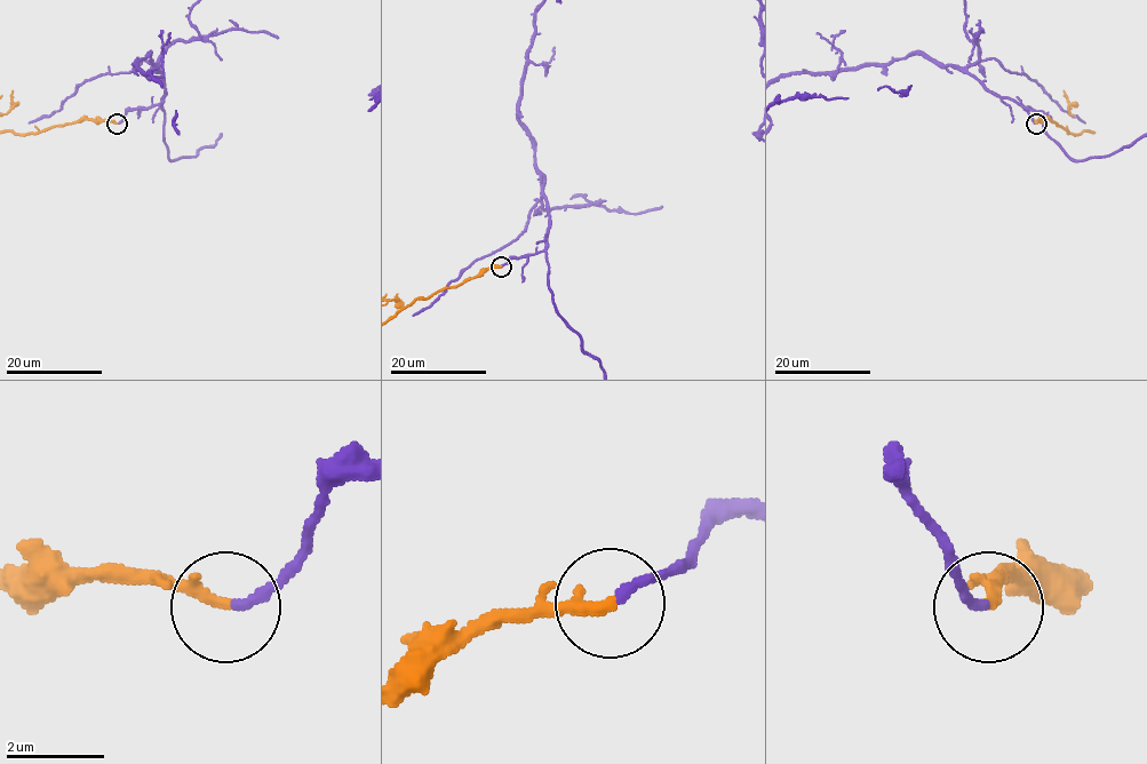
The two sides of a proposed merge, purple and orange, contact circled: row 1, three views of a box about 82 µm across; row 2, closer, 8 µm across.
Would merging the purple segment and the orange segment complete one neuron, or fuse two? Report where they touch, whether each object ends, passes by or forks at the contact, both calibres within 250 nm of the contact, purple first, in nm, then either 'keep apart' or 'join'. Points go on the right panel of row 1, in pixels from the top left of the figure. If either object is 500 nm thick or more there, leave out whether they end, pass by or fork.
at (1036, 124); purple ends there; orange ends there; 200 nm thick on the purple side, 260 nm on the other; keep apart

